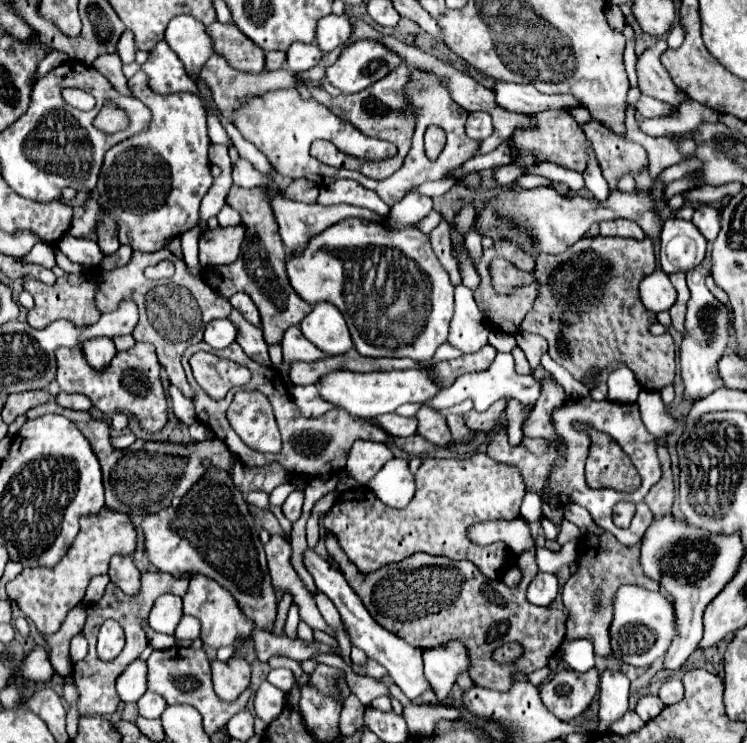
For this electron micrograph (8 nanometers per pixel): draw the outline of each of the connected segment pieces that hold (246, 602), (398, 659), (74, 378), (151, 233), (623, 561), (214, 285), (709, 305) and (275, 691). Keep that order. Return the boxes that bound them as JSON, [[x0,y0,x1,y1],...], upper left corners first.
[[142,460,278,634],[304,548,430,698],[56,342,168,434],[66,70,212,252],[562,532,658,656],[206,186,312,346],[680,266,728,402],[254,680,286,724]]

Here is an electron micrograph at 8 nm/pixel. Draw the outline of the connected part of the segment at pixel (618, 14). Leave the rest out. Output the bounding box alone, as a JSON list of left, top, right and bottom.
[606,6,626,32]

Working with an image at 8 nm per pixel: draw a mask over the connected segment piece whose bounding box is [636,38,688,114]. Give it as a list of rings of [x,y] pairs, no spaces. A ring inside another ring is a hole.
[[[660,38],[660,42],[654,44],[654,50],[646,50],[636,64],[638,72],[638,88],[642,94],[652,96],[668,106],[672,106],[672,114],[688,100],[688,96],[680,94],[672,78],[668,76],[666,68],[660,64],[660,54],[668,48],[666,38]]]

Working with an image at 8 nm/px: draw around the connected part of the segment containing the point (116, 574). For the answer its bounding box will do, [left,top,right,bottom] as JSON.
[108,556,140,594]

